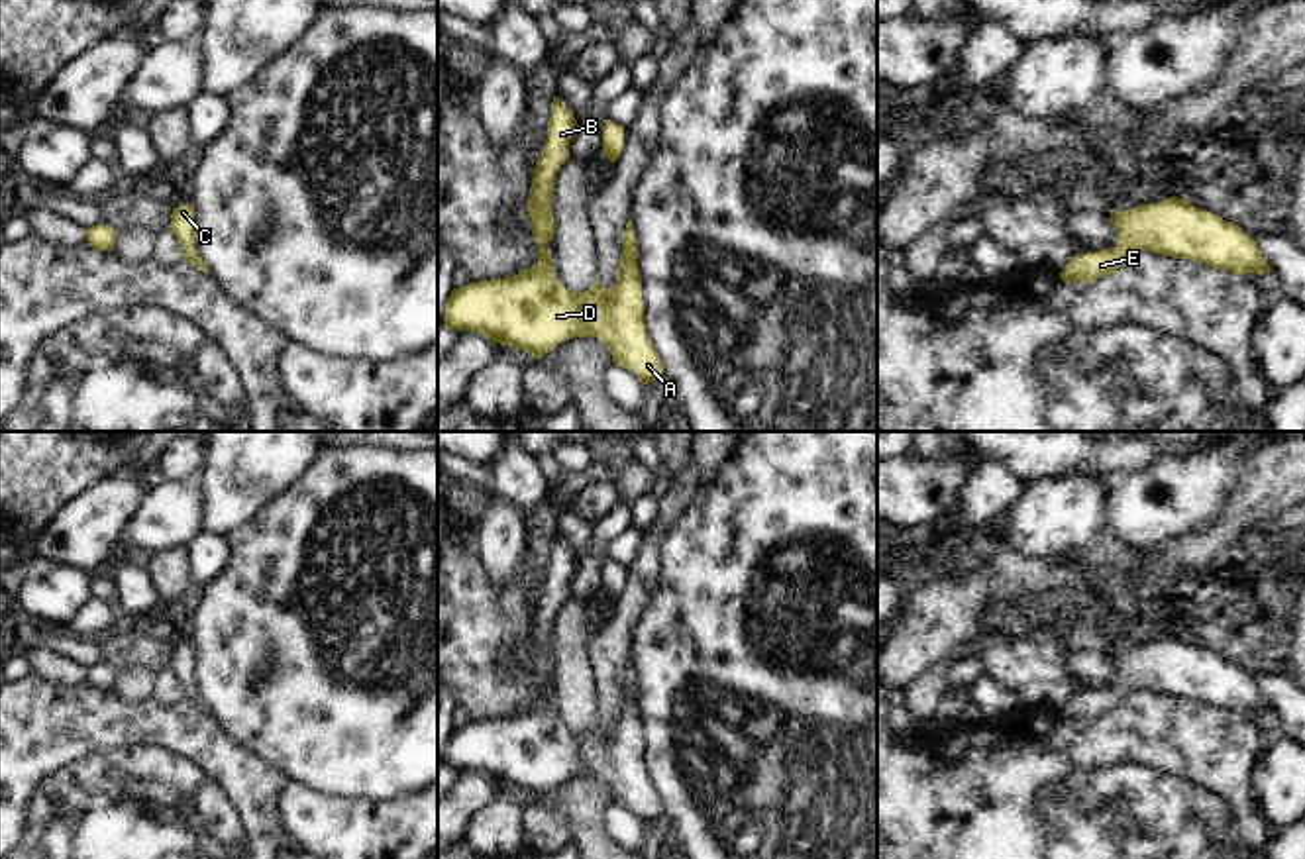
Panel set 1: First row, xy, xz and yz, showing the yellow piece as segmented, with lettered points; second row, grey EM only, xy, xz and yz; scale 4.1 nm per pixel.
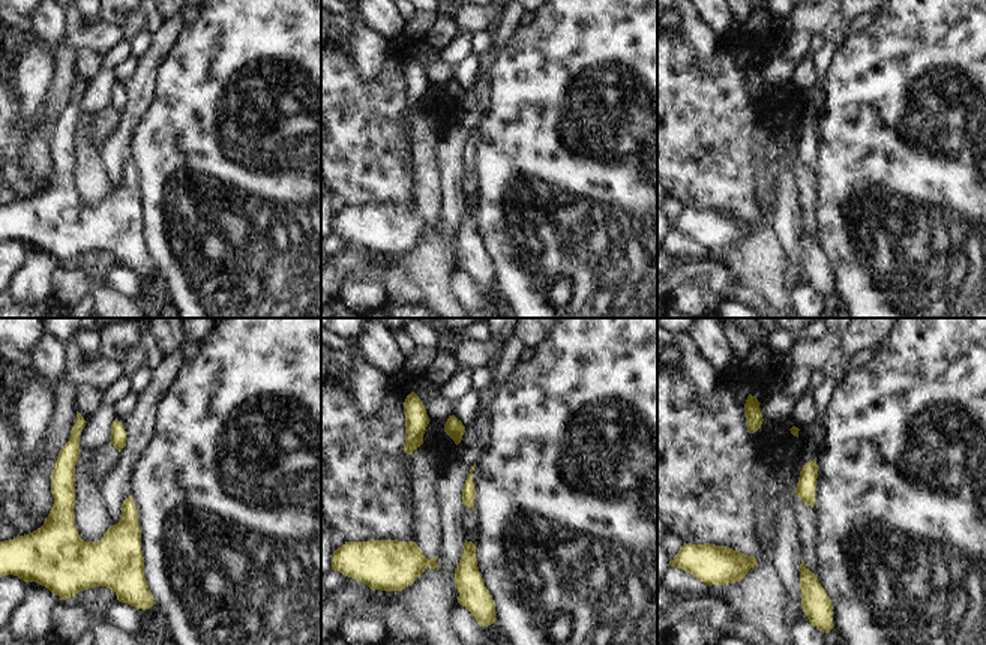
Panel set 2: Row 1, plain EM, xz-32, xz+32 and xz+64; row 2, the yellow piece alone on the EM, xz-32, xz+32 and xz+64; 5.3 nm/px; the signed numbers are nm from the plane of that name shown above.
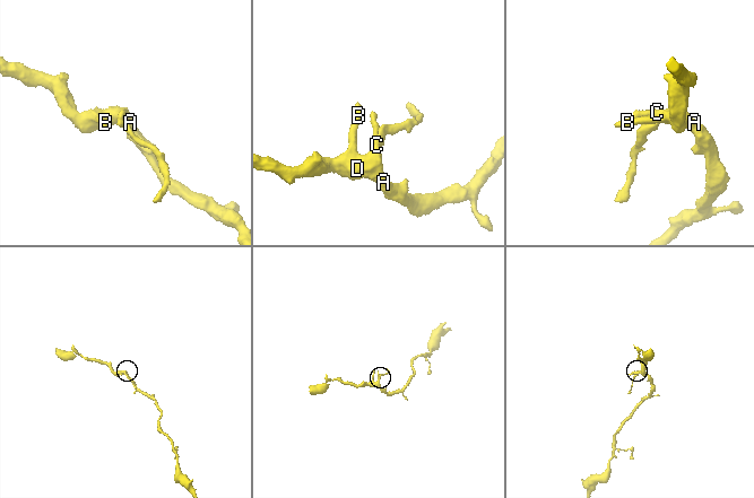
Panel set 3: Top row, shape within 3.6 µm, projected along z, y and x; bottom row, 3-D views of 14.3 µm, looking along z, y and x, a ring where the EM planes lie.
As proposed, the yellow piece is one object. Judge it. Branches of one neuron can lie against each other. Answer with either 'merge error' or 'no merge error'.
no merge error

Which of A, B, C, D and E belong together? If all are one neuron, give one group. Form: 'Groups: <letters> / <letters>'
Groups: A B C D E

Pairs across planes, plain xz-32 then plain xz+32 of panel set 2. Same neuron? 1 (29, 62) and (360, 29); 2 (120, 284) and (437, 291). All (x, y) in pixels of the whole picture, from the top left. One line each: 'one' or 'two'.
1: one
2: two

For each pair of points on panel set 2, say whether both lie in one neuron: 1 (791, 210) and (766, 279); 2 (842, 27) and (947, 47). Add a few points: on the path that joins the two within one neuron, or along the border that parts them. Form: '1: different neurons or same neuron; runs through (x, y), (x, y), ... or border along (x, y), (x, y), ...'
1: different neurons; border along (767, 225), (782, 248), (785, 276)
2: different neurons; border along (856, 26), (838, 45)

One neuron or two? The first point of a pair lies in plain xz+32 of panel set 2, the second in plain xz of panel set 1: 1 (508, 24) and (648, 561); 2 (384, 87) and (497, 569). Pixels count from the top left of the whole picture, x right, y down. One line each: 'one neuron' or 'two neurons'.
1: one neuron
2: two neurons

